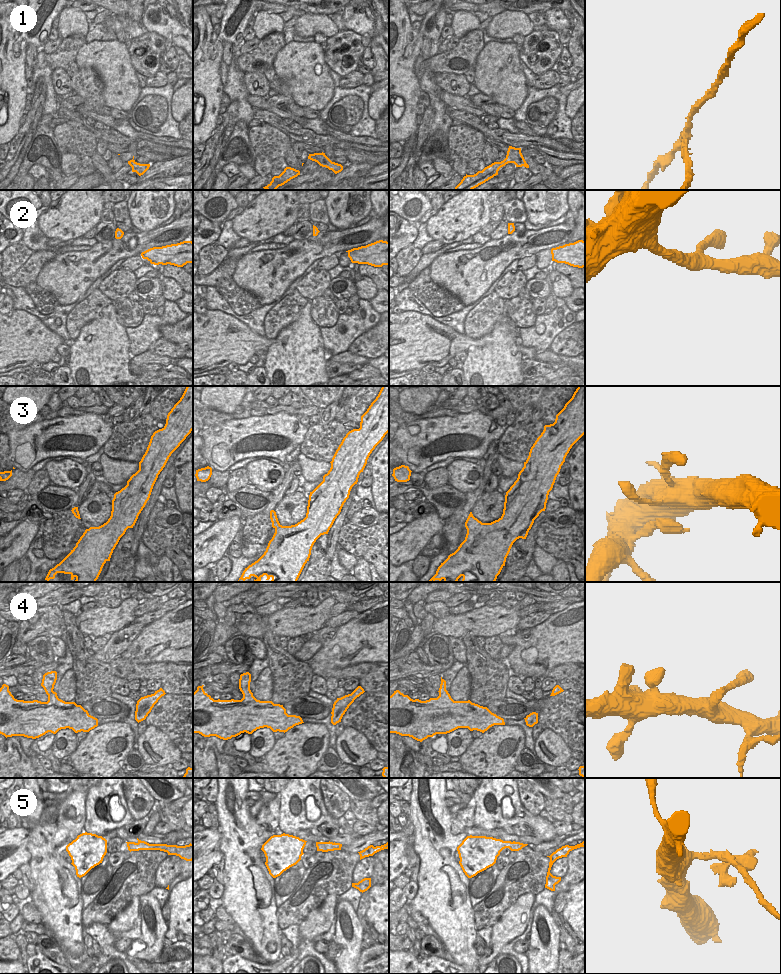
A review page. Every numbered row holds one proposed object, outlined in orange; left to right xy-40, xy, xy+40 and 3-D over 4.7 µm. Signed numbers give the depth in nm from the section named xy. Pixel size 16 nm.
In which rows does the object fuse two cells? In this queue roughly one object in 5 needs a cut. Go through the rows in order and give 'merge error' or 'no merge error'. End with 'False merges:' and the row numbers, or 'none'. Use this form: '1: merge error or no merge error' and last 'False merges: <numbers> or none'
1: merge error
2: no merge error
3: no merge error
4: no merge error
5: merge error
False merges: 1, 5

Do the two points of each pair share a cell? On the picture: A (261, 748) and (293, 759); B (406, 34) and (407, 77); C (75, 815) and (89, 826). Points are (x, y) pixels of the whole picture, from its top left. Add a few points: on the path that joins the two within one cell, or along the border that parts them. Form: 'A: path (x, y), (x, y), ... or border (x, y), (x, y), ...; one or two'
A: border (276, 741), (264, 756); two
B: path (399, 45), (399, 66); one
C: border (85, 799), (85, 823), (83, 829); two

